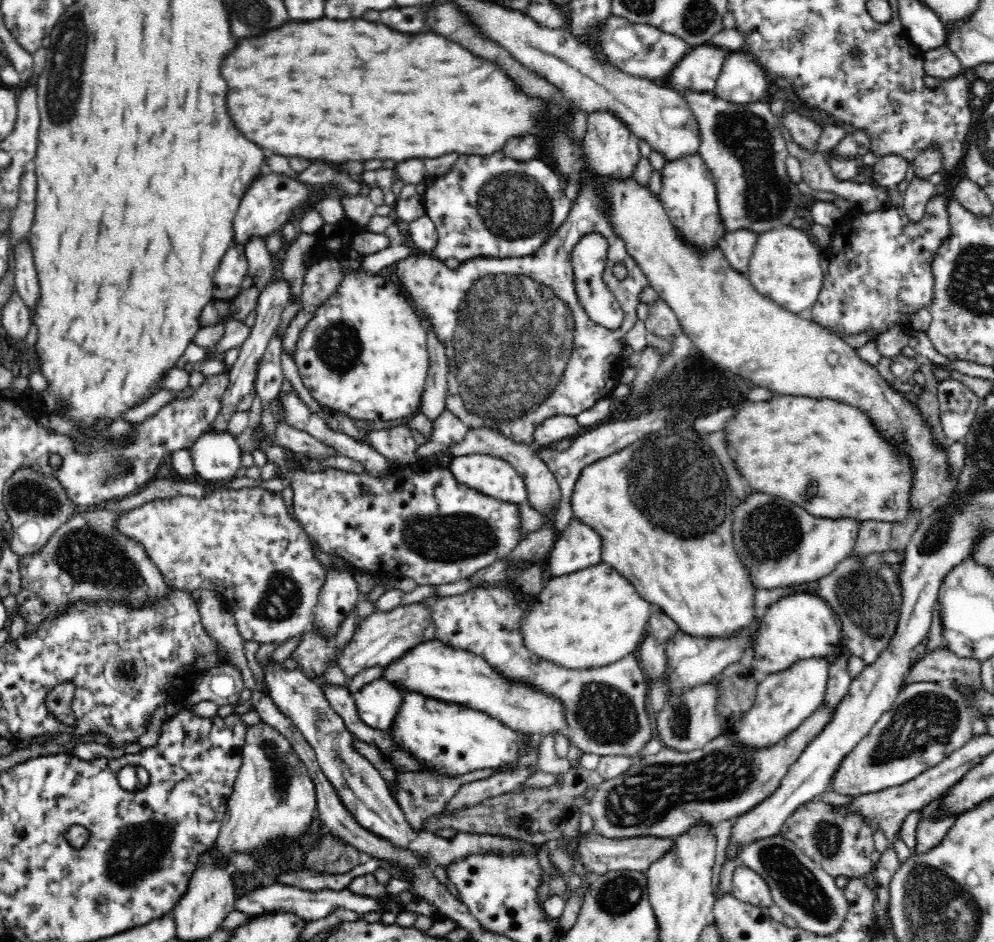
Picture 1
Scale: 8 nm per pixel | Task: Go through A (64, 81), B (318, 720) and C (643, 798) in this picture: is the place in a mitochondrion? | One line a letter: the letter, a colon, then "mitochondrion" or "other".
A: mitochondrion
B: mitochondrion
C: mitochondrion

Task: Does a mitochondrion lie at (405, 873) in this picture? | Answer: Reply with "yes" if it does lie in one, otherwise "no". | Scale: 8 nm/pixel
no

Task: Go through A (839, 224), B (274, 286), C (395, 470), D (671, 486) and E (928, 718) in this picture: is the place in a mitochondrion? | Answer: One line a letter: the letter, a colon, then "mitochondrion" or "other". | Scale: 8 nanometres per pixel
A: other
B: other
C: other
D: mitochondrion
E: mitochondrion

